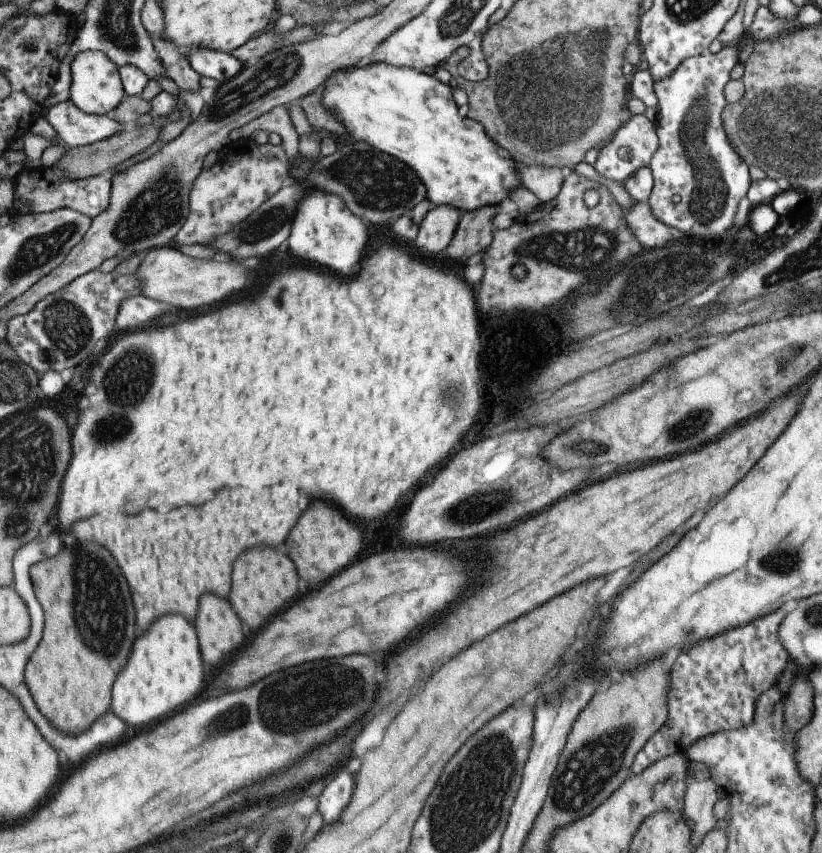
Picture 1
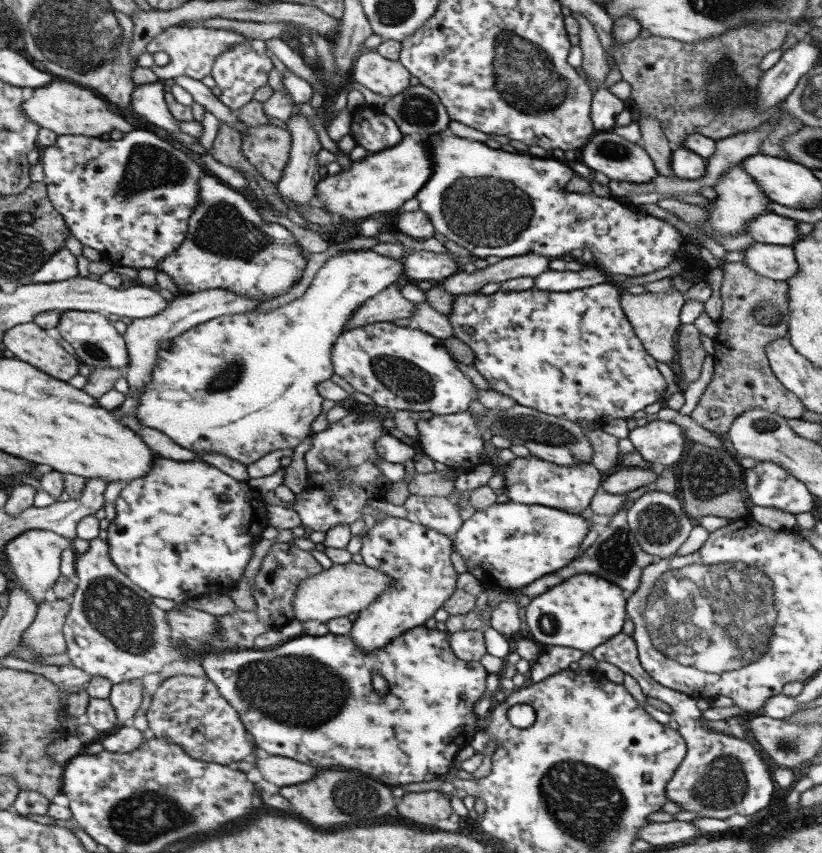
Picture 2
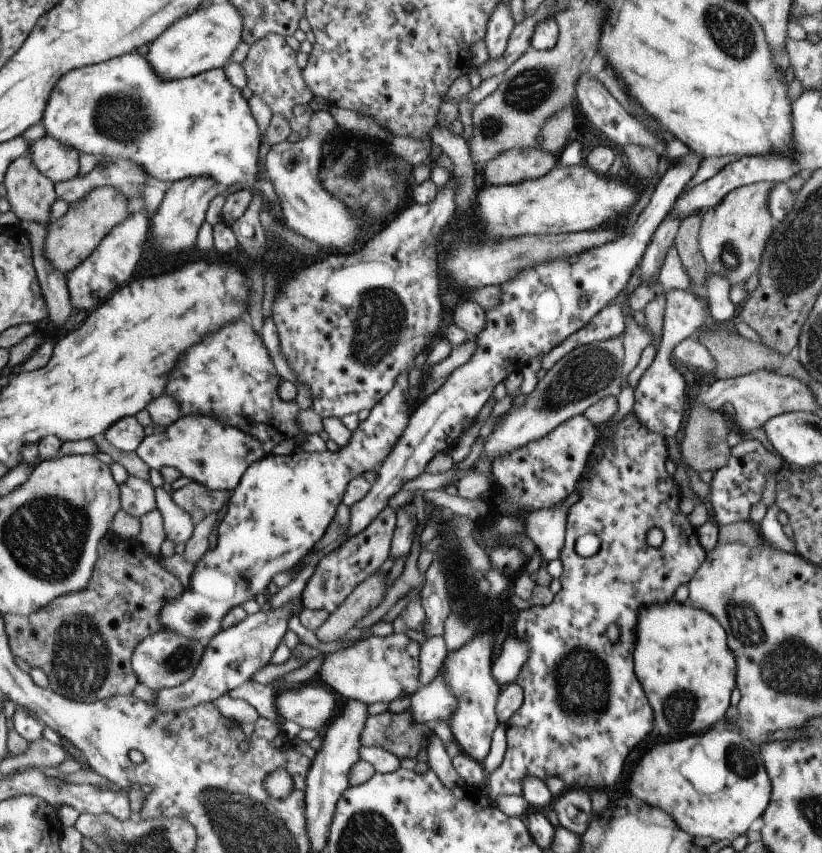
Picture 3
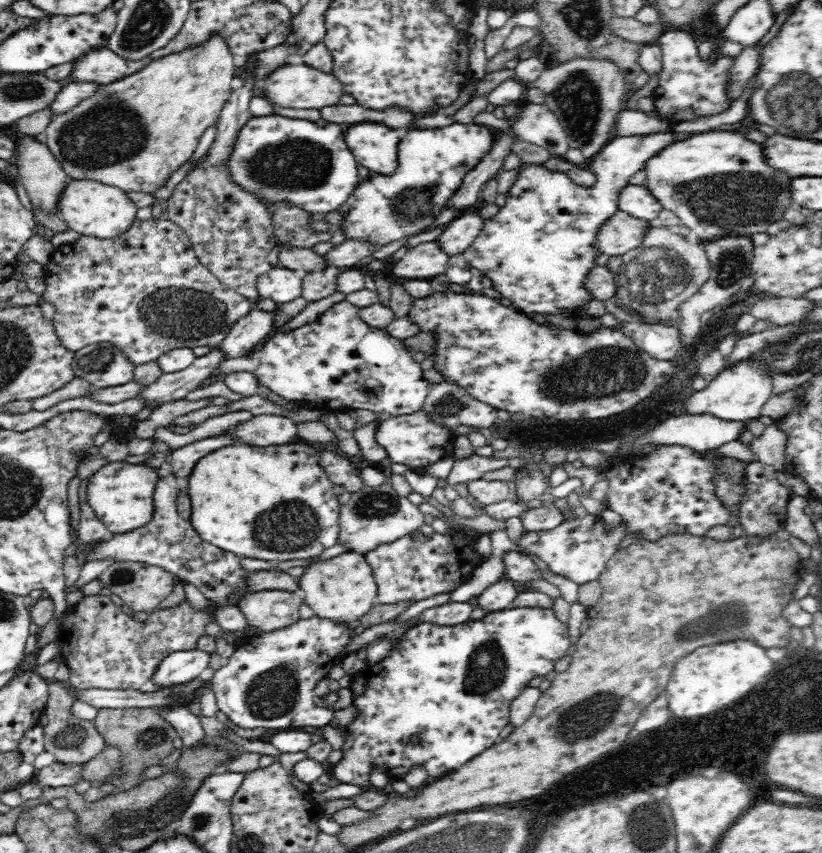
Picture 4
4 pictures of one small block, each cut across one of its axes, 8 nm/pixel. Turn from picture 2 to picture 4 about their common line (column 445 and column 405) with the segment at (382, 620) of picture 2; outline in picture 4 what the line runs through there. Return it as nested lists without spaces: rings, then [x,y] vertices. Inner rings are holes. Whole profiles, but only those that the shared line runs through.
[[[436,533],[429,541],[421,534],[421,539],[415,547],[409,535],[402,536],[394,542],[378,546],[372,552],[366,552],[366,562],[378,586],[376,603],[426,600],[442,592],[452,593],[464,584],[470,578],[473,569],[480,566],[483,560],[475,555],[476,540],[459,538],[455,533],[449,535]]]

